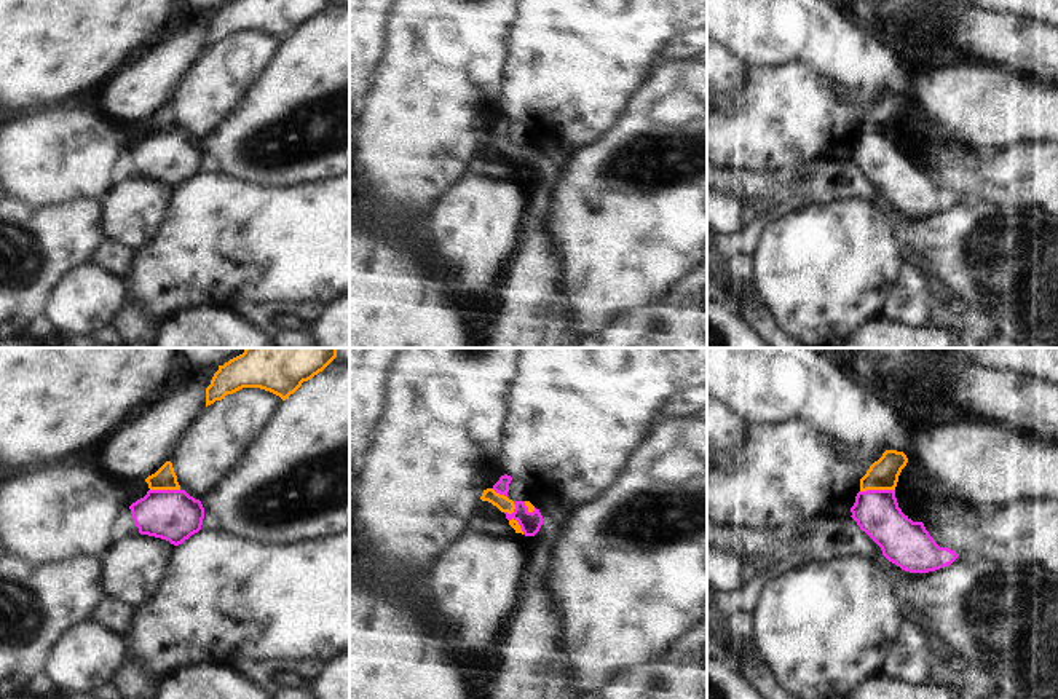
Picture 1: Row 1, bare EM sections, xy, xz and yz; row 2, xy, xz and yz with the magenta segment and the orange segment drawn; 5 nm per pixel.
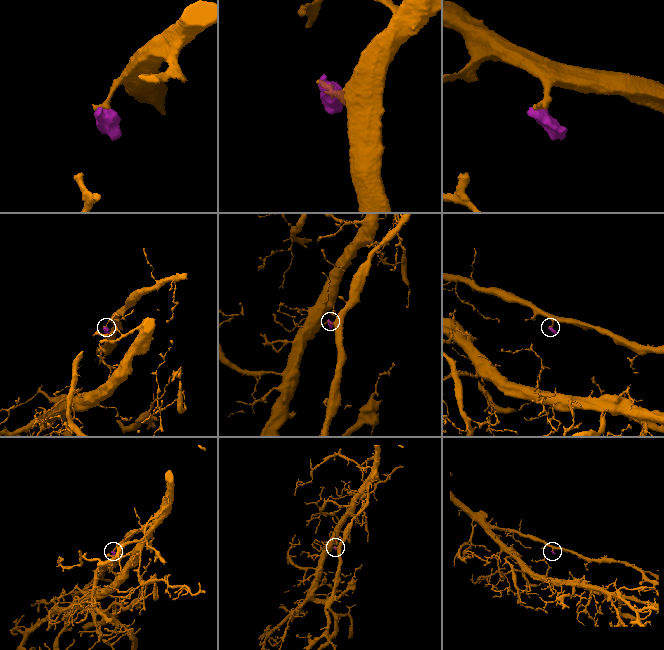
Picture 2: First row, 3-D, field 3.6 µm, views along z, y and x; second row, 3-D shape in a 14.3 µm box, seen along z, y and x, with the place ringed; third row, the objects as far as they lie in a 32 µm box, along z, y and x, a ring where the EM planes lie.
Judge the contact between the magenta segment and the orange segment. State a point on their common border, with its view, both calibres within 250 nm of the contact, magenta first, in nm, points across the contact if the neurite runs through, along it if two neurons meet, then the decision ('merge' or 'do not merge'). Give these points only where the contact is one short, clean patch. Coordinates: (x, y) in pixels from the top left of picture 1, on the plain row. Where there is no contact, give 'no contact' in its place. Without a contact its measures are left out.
contact yz (876, 133); calibres 220 and 160 nm; border yz (894, 131), (867, 131), (860, 134); do not merge

